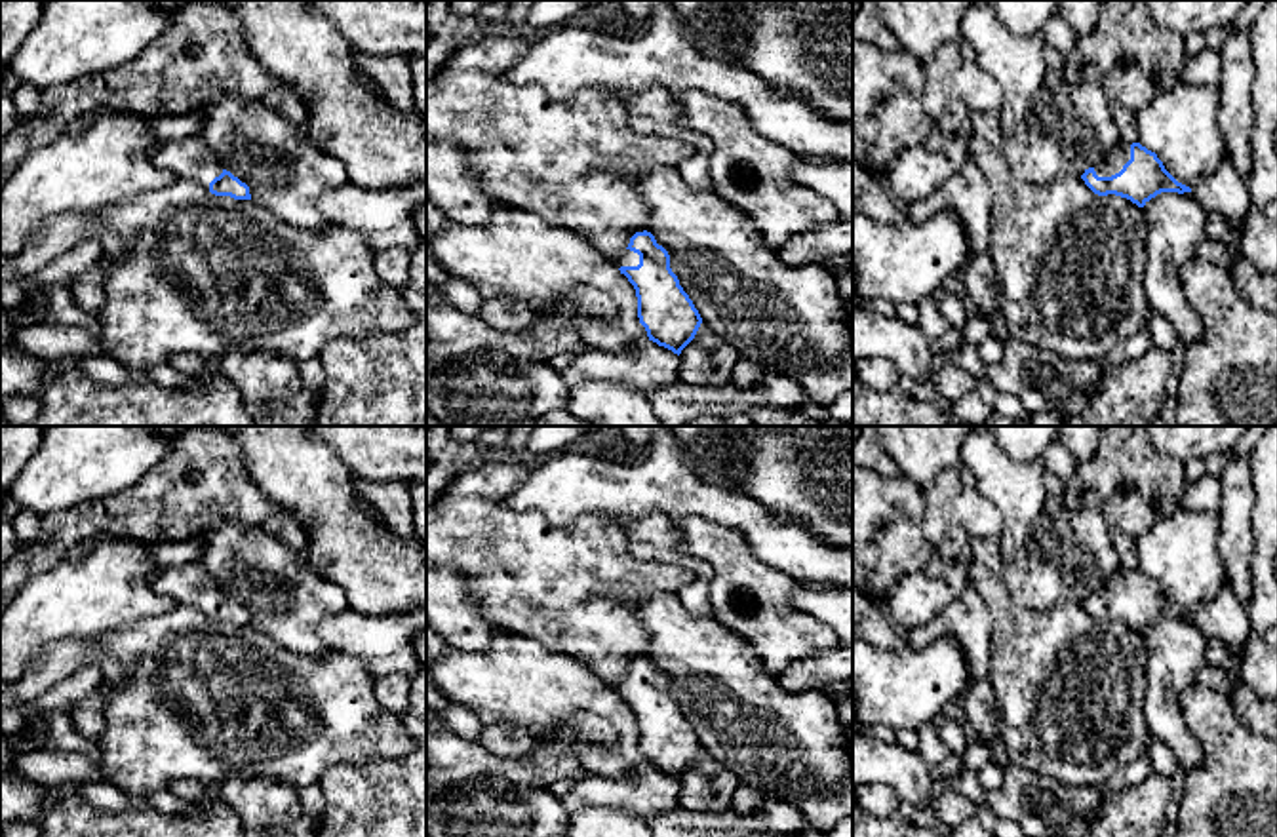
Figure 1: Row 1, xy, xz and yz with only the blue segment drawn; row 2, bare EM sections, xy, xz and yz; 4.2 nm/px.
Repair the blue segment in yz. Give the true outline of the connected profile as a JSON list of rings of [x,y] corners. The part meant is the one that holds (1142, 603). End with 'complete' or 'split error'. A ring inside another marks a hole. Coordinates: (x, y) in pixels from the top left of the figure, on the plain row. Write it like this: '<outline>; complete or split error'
[[[1119,569],[1096,594],[1085,595],[1081,605],[1094,620],[1115,620],[1138,633],[1161,618],[1191,618],[1165,595],[1155,578],[1140,569]]]; split error

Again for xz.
[[[643,656],[630,664],[613,691],[636,715],[638,744],[649,767],[679,782],[695,765],[702,744],[672,698],[668,677]]]; split error

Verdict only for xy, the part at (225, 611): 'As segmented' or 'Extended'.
Extended

